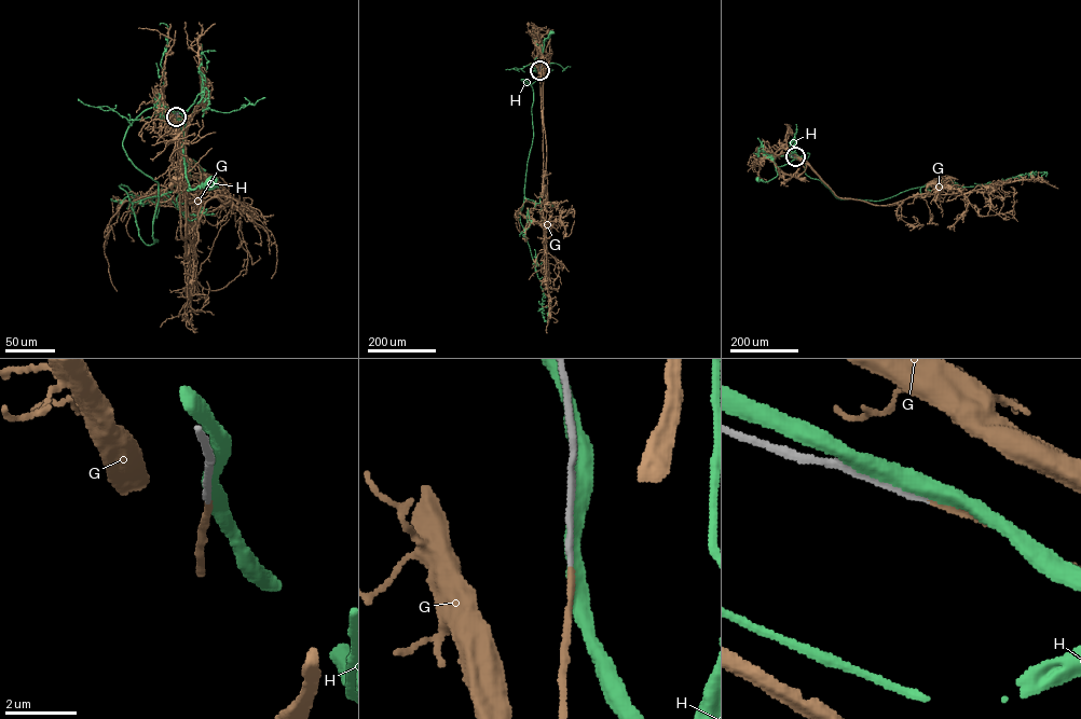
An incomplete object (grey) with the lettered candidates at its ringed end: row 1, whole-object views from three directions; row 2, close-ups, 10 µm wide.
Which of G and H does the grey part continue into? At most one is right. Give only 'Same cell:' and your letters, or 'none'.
Same cell: G

